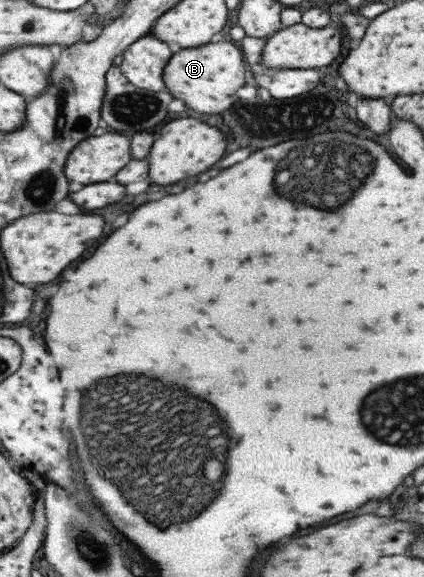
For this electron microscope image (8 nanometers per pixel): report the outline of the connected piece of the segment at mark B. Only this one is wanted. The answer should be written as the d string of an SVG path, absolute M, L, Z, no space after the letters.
M220 38L215 43L207 43L197 47L185 49L181 48L175 52L173 59L169 61L169 73L164 72L165 81L169 81L169 89L177 99L183 99L191 109L201 111L201 113L225 113L233 107L233 103L237 101L237 89L243 87L245 83L245 67L241 61L241 53L237 51L237 47L233 47L235 42L228 42Z

